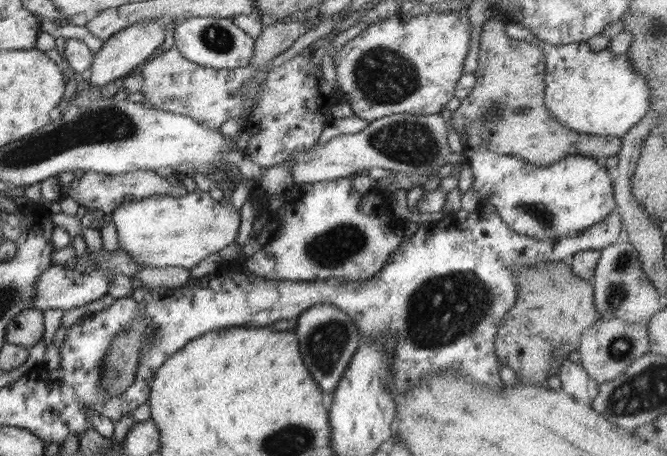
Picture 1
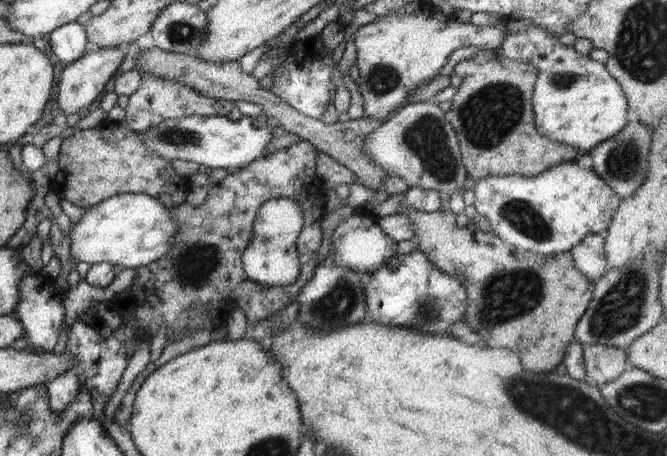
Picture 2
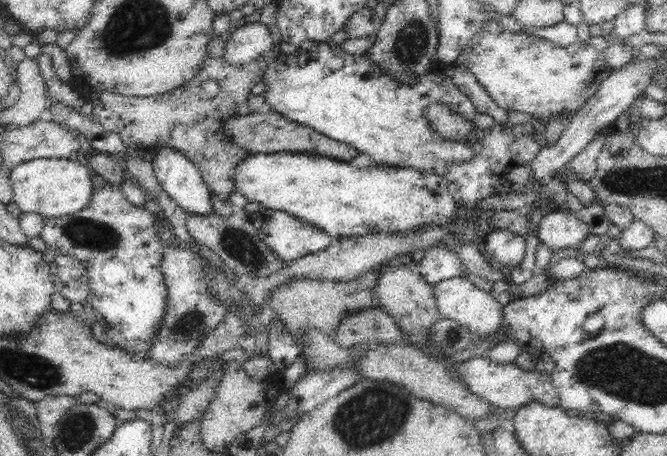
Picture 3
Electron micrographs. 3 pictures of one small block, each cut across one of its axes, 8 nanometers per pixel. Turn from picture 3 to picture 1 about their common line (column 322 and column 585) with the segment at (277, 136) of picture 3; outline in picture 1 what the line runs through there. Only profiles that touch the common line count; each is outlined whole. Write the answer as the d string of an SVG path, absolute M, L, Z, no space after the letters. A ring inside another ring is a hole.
M494 17L486 20L482 25L482 33L480 34L480 50L478 56L478 69L474 72L476 77L476 84L472 89L472 92L461 100L460 106L458 106L457 110L453 112L451 118L451 128L457 130L457 133L460 135L462 139L462 143L464 143L464 147L467 149L471 149L472 151L476 152L494 152L500 155L506 156L517 156L522 160L525 160L528 164L535 164L535 165L548 165L554 164L567 156L572 155L582 155L588 156L590 158L609 158L611 156L617 156L618 152L620 152L620 148L622 148L622 139L620 136L594 136L594 135L587 135L587 134L580 134L579 132L574 132L569 128L566 128L563 124L560 124L554 117L551 112L545 107L543 98L544 98L544 91L546 88L545 85L545 56L543 50L536 46L535 44L530 44L524 41L515 41L512 40L505 31L505 23L506 21L496 19Z

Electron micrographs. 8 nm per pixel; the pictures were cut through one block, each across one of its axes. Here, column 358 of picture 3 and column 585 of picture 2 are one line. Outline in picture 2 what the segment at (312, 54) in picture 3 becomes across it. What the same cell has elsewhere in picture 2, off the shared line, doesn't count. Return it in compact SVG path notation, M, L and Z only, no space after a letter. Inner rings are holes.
M530 24L525 30L508 32L499 48L510 60L525 60L537 70L531 105L538 134L590 152L620 132L631 119L626 95L605 65L578 53L574 45L560 43L559 37L546 28Z

